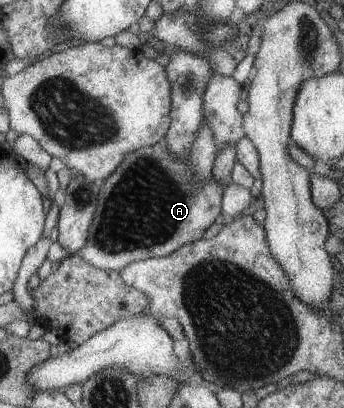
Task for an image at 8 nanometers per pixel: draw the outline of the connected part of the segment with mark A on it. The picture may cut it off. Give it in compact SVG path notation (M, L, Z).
M164 138L154 145L130 152L117 165L117 168L100 183L97 204L88 228L86 243L75 255L94 267L120 271L126 264L153 257L164 257L185 243L201 239L201 235L213 224L220 213L222 183L216 183L212 177L201 189L196 188L196 179L192 176L187 159L174 157L164 147Z

